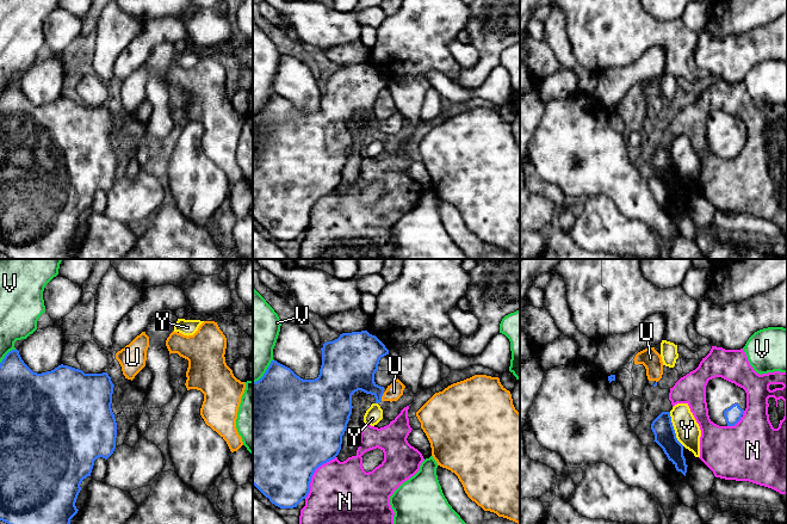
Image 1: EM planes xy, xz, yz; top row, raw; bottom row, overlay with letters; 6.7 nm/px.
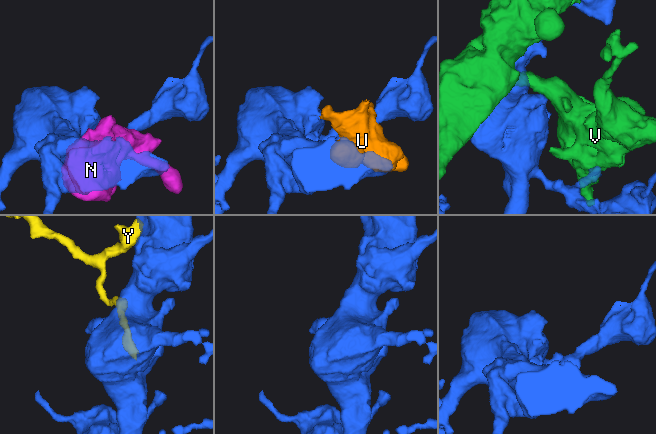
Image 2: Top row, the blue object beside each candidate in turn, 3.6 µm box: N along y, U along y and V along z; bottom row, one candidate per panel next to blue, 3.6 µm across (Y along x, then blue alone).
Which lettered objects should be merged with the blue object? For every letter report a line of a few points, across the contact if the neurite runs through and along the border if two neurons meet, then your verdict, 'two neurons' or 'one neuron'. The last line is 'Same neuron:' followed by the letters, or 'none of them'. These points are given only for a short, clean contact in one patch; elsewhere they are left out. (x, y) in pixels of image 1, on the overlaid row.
N: two neurons
U: xz (354, 370), (382, 395), (389, 395), (394, 392) | one neuron
V: two neurons
Y: two neurons
Same neuron: U

